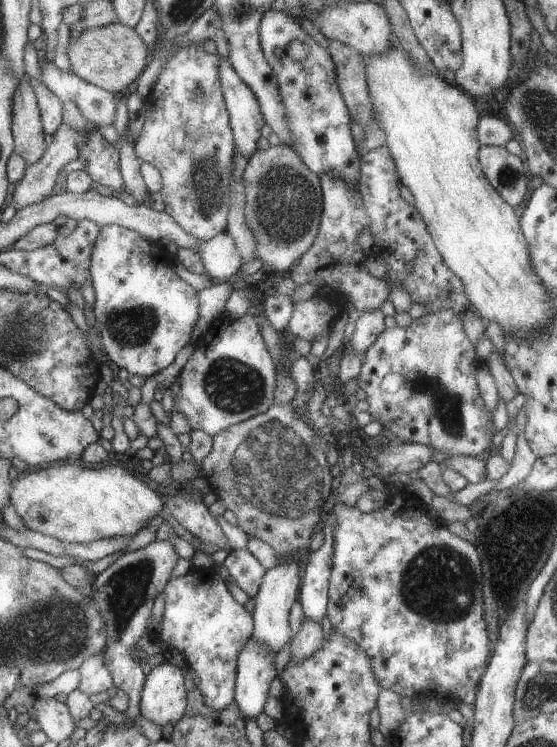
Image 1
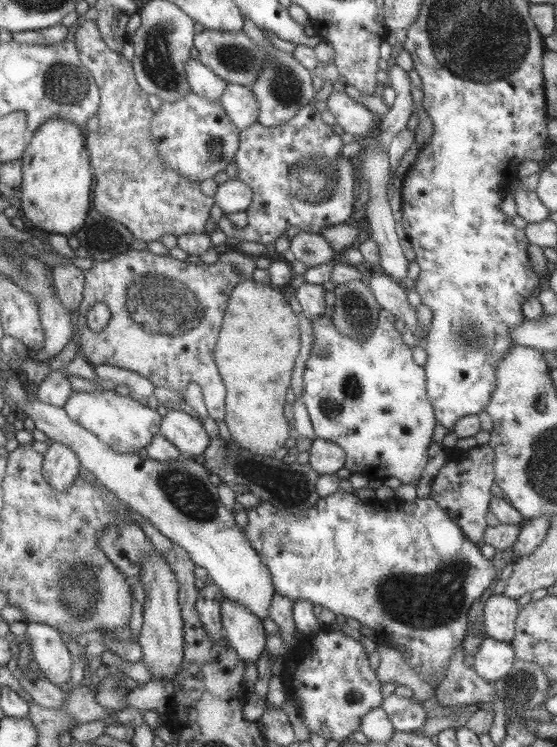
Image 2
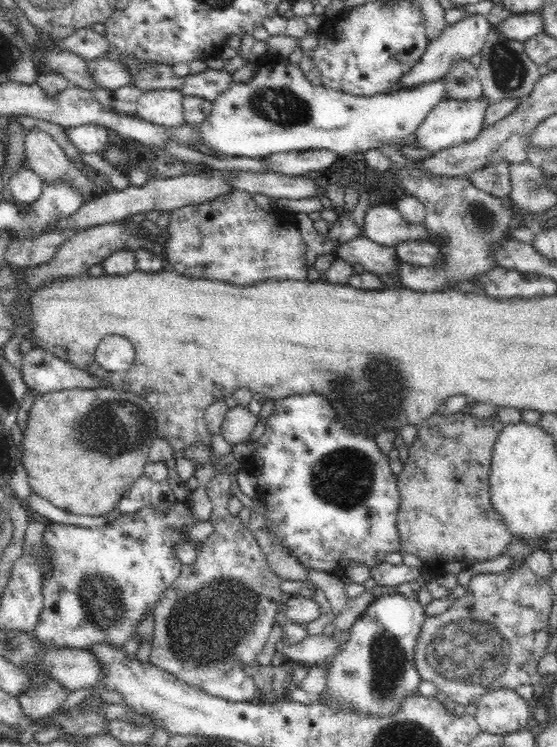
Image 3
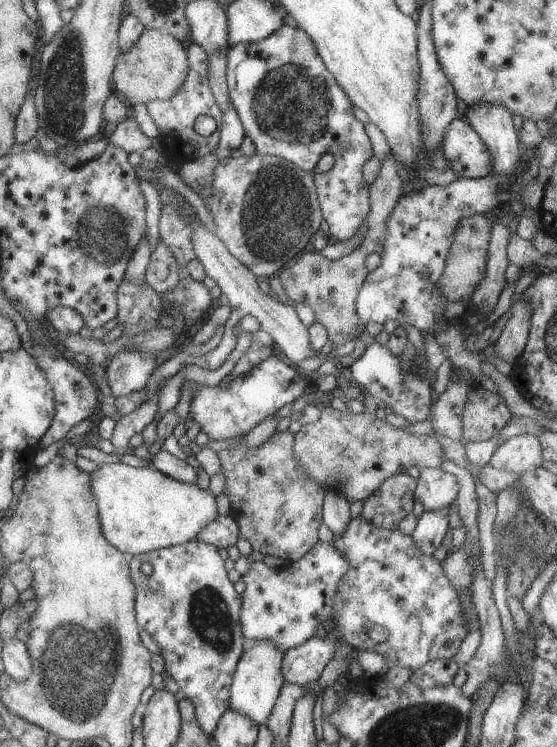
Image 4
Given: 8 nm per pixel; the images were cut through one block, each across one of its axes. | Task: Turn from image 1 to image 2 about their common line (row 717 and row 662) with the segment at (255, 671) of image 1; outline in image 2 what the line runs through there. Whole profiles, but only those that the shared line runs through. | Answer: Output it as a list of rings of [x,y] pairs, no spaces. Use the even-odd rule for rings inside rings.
[[[229,598],[219,606],[223,637],[244,664],[255,664],[265,649],[265,632],[262,619]]]

